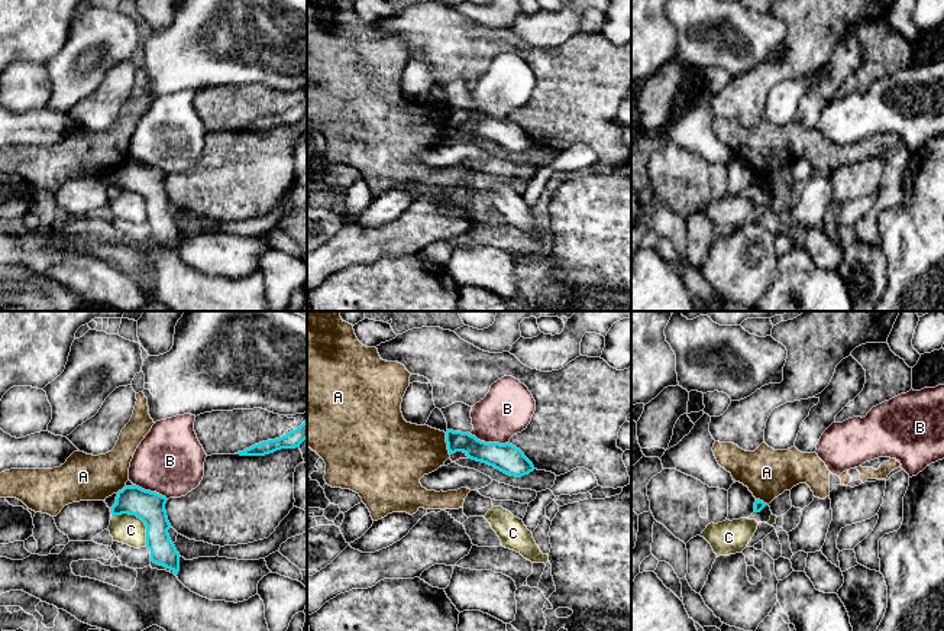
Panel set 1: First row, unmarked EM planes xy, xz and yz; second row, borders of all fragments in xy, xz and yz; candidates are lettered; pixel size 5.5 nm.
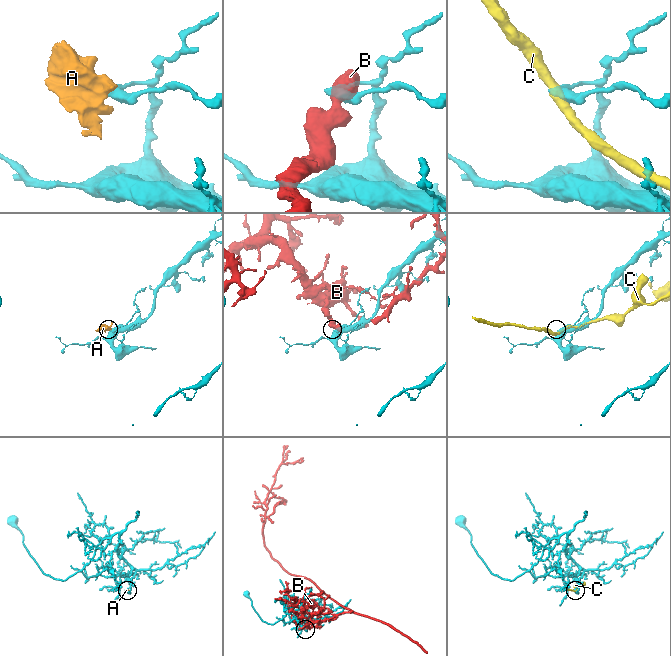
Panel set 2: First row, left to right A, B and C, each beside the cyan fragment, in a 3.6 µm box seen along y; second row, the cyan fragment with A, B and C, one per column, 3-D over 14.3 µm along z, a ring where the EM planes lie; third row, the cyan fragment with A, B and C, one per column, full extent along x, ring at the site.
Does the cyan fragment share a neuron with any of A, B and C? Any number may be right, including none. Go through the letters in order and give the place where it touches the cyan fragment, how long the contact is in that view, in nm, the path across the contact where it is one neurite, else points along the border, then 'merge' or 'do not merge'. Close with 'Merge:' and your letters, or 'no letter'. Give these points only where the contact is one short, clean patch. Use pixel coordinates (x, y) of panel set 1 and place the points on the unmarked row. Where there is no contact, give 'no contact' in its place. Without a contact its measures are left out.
A: meets cyan in xz at (448, 120); contact 130 nm long; border along xz (445, 109), (449, 130); do not merge
B: meets cyan in xz at (488, 119); contact 240 nm long; do not merge
C: meets cyan in xy at (139, 193); contact 260 nm long; border along xy (112, 190), (135, 190), (145, 201), (146, 222); do not merge
Merge: no letter

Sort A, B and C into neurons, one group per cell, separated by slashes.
A / B / C

